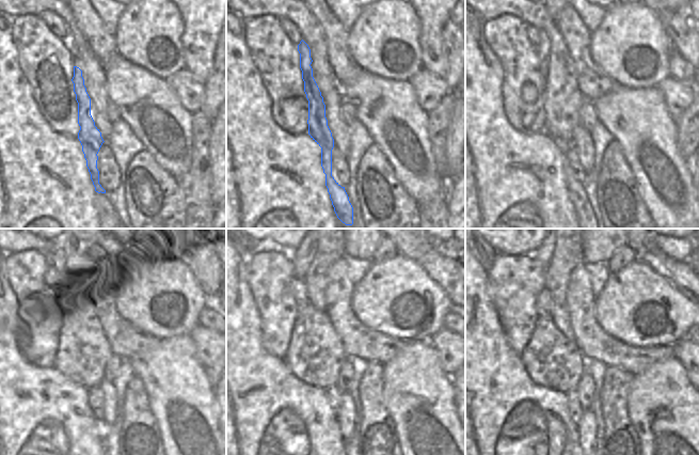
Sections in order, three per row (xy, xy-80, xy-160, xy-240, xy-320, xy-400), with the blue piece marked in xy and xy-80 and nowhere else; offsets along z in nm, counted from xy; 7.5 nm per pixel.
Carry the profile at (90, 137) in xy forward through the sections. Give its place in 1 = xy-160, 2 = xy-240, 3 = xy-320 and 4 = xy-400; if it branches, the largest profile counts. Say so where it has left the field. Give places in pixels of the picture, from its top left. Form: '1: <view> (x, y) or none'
1: xy-160 (576, 193)
2: xy-240 (62, 259)
3: xy-320 (302, 255)
4: xy-400 (543, 253)

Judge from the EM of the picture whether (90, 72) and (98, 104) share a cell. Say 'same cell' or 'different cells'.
same cell

